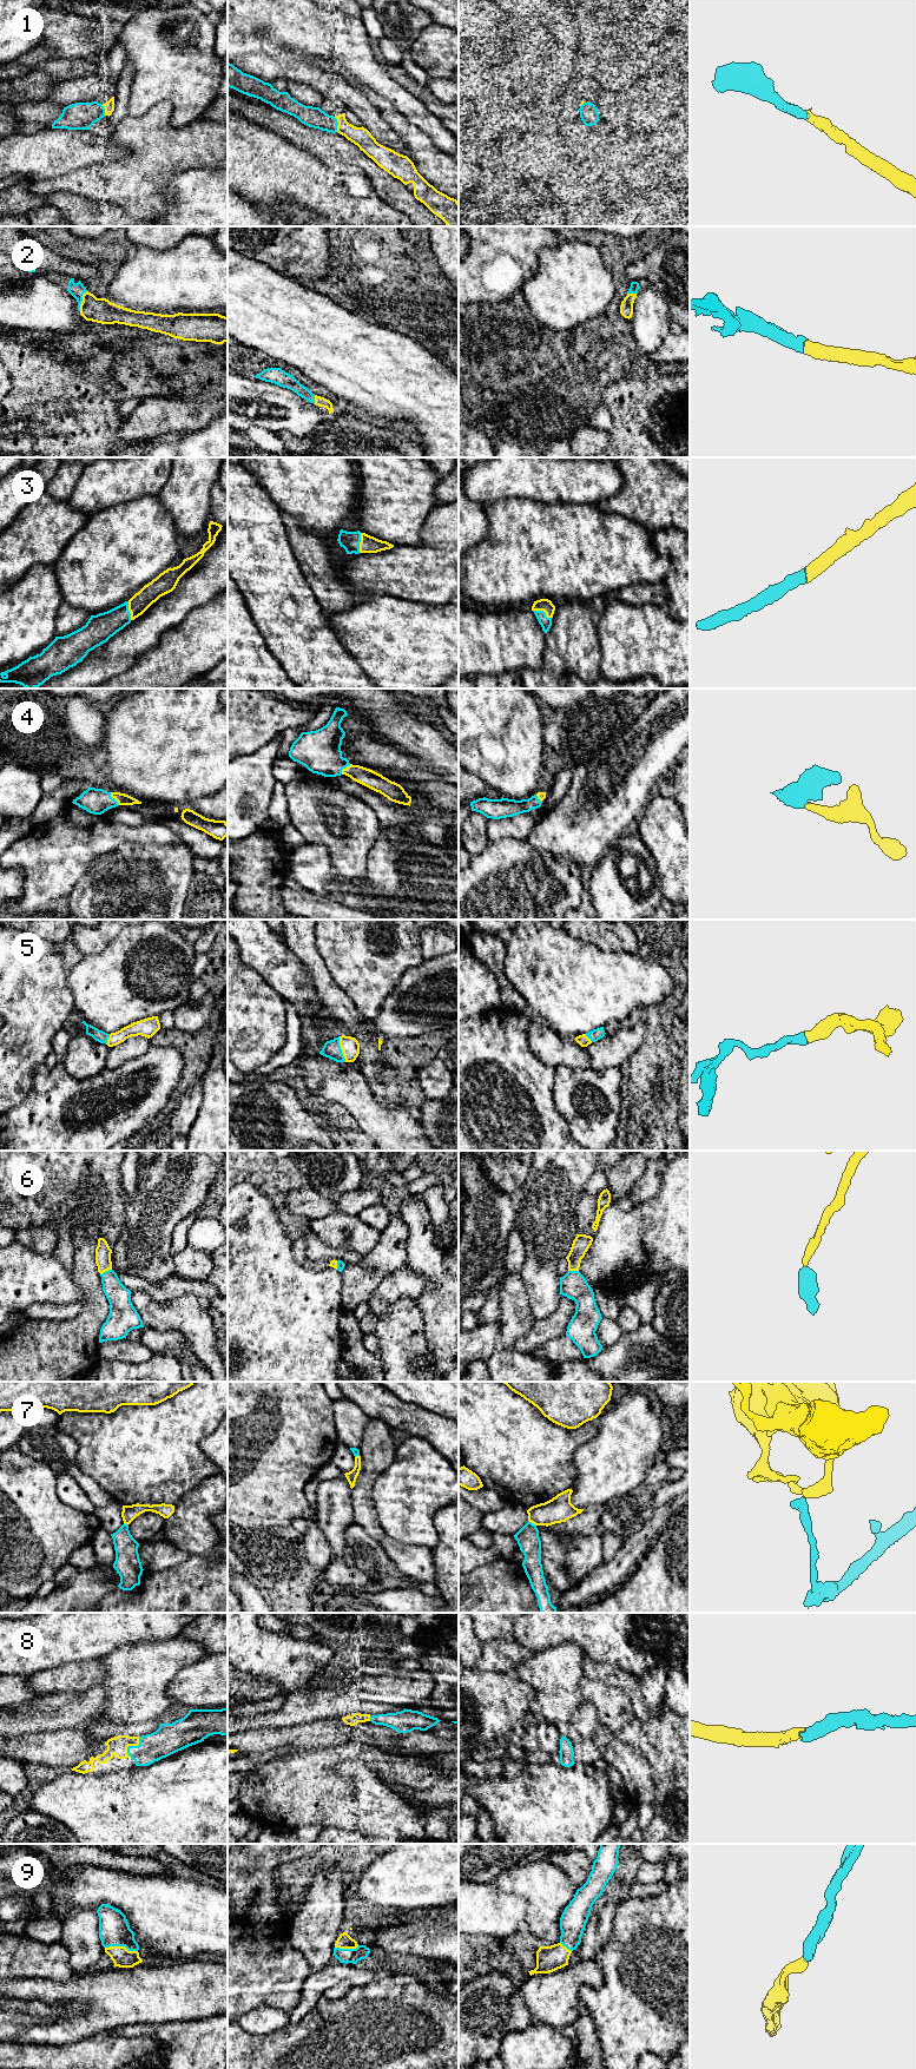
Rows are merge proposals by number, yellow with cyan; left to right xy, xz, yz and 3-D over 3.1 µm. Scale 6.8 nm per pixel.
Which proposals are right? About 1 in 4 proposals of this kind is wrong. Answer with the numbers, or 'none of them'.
1, 2, 3, 4, 5, 6, 8, 9

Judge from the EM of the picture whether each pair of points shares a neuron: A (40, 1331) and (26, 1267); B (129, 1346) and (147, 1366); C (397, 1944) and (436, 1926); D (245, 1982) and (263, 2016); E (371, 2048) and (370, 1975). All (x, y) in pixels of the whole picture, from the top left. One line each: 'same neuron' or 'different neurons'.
A: different neurons
B: different neurons
C: same neuron
D: different neurons
E: different neurons

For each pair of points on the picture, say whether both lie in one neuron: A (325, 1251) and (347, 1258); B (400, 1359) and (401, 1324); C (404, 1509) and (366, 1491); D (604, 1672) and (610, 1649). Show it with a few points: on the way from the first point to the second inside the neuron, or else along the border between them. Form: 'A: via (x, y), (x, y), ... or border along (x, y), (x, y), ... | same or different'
A: via (330, 1253), (342, 1256) | same
B: via (401, 1351), (401, 1332) | same
C: border along (384, 1470), (373, 1487), (373, 1507), (379, 1522) | different
D: border along (586, 1656), (597, 1661), (617, 1665), (632, 1673) | different

